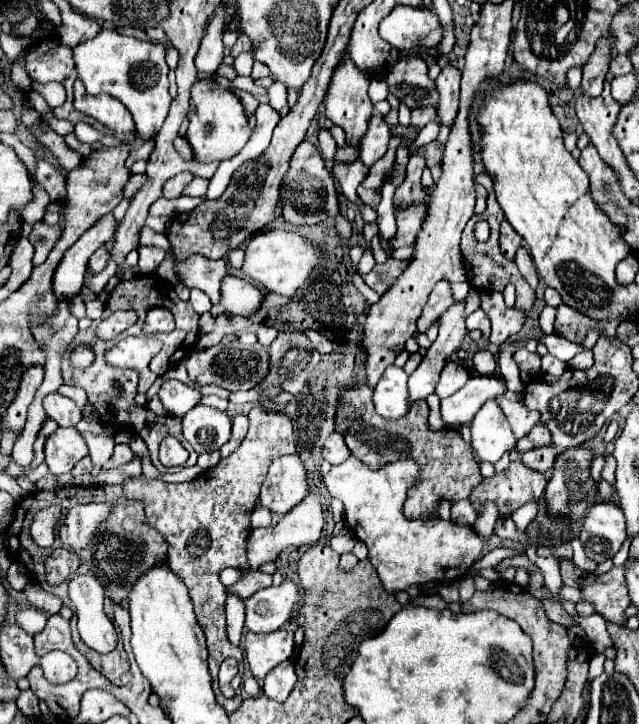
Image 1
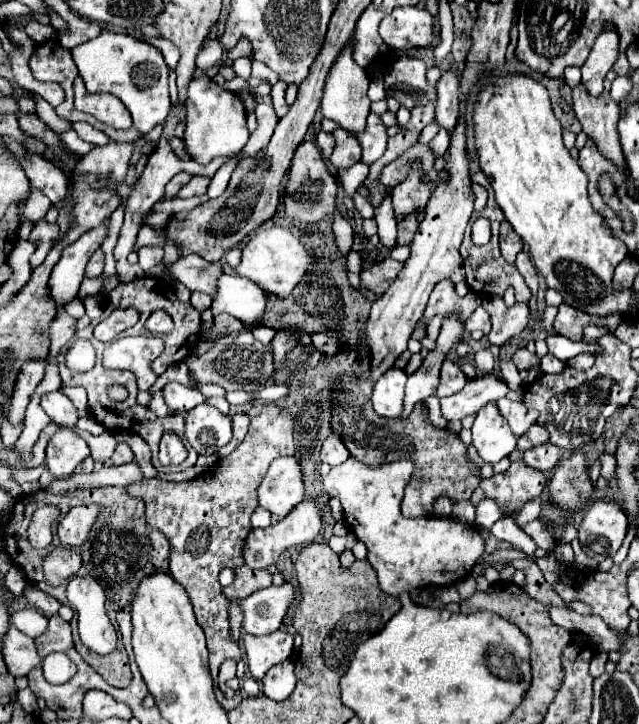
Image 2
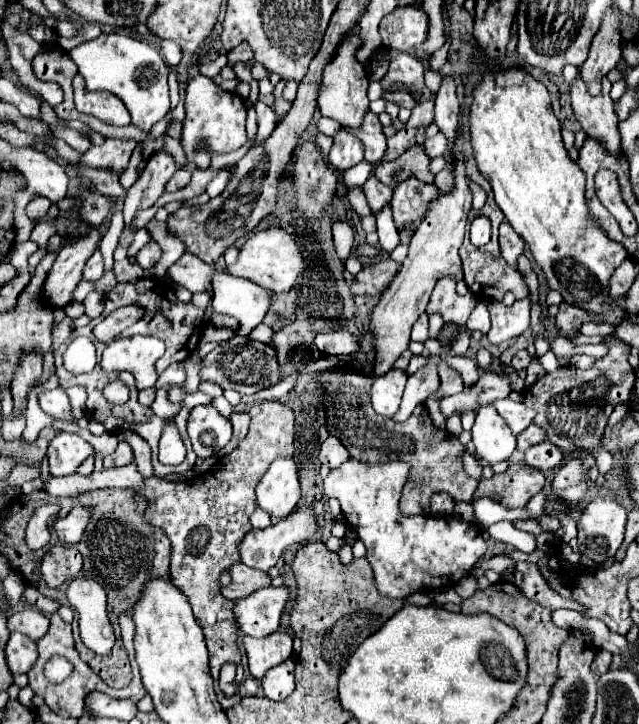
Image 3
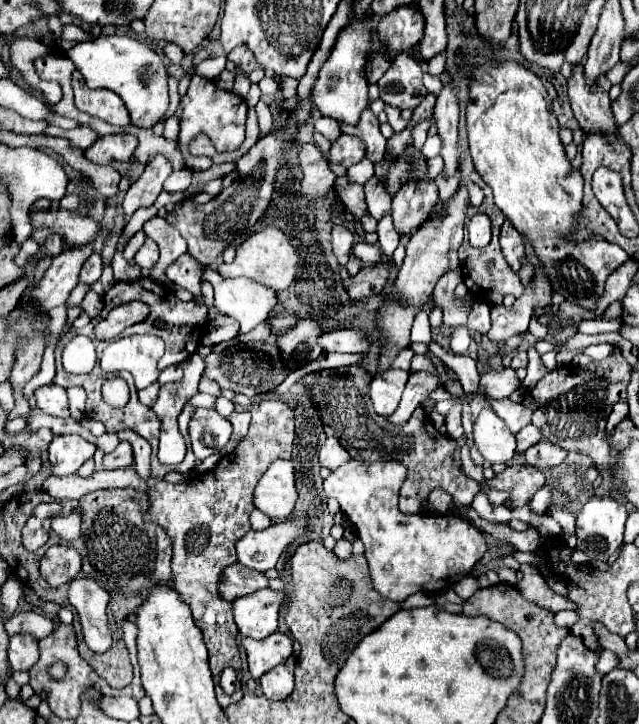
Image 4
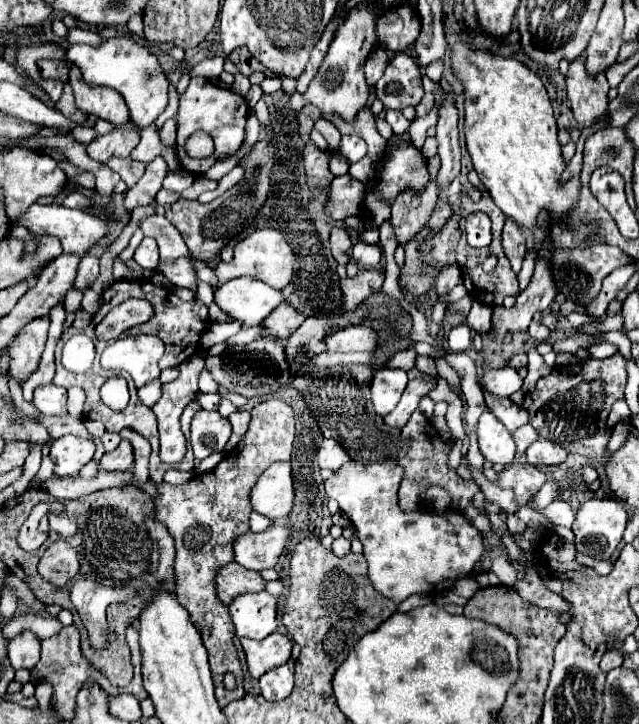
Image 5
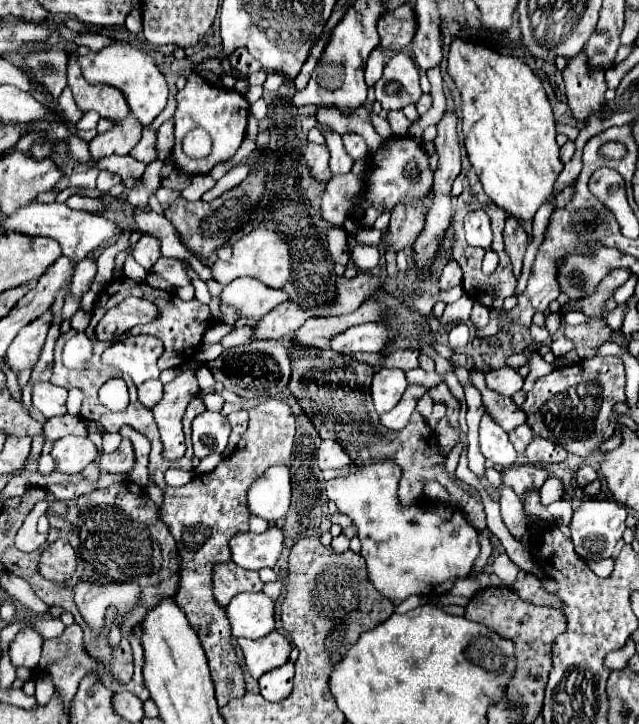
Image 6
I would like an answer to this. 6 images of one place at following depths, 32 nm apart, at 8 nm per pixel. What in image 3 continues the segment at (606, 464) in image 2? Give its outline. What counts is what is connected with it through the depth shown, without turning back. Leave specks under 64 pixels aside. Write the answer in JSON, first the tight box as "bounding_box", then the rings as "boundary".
{"bounding_box":[594,454,614,476],"boundary":[[[594,454],[594,458],[598,460],[598,470],[600,470],[600,474],[606,476],[606,474],[612,470],[612,466],[614,466],[614,456],[612,456],[612,454]]]}

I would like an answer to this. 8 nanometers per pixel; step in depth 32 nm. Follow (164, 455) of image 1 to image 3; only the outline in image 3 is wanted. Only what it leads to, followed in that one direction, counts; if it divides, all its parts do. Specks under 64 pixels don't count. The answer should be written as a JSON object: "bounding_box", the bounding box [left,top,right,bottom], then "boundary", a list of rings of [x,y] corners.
{"bounding_box":[158,426,186,464],"boundary":[[[166,426],[162,432],[162,438],[160,438],[158,460],[162,464],[180,464],[180,462],[184,462],[184,456],[186,456],[186,448],[184,448],[184,442],[182,442],[178,430],[174,426]]]}

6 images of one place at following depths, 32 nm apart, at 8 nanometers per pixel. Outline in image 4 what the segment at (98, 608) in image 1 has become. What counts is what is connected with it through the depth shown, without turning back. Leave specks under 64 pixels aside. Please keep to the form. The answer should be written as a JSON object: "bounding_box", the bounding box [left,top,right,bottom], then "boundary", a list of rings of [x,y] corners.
{"bounding_box":[68,578,112,654],"boundary":[[[74,578],[70,582],[68,600],[80,616],[84,642],[98,654],[108,652],[112,646],[112,628],[106,618],[110,599],[110,594],[90,578]]]}

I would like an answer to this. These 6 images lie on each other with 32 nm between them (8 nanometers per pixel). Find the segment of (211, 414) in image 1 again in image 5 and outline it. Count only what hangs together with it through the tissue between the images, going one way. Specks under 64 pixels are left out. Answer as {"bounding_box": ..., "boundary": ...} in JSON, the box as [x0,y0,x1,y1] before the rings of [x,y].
{"bounding_box":[190,410,232,460],"boundary":[[[198,410],[190,424],[190,442],[194,456],[202,460],[212,452],[222,452],[230,434],[232,426],[228,424],[228,418],[222,418],[216,410]]]}

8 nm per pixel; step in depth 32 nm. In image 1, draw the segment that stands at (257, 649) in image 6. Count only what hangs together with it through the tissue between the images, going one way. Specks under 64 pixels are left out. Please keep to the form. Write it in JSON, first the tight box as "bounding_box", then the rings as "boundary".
{"bounding_box":[246,630,294,680],"boundary":[[[276,630],[270,634],[246,634],[246,658],[254,678],[264,680],[266,674],[294,652],[294,632]]]}

